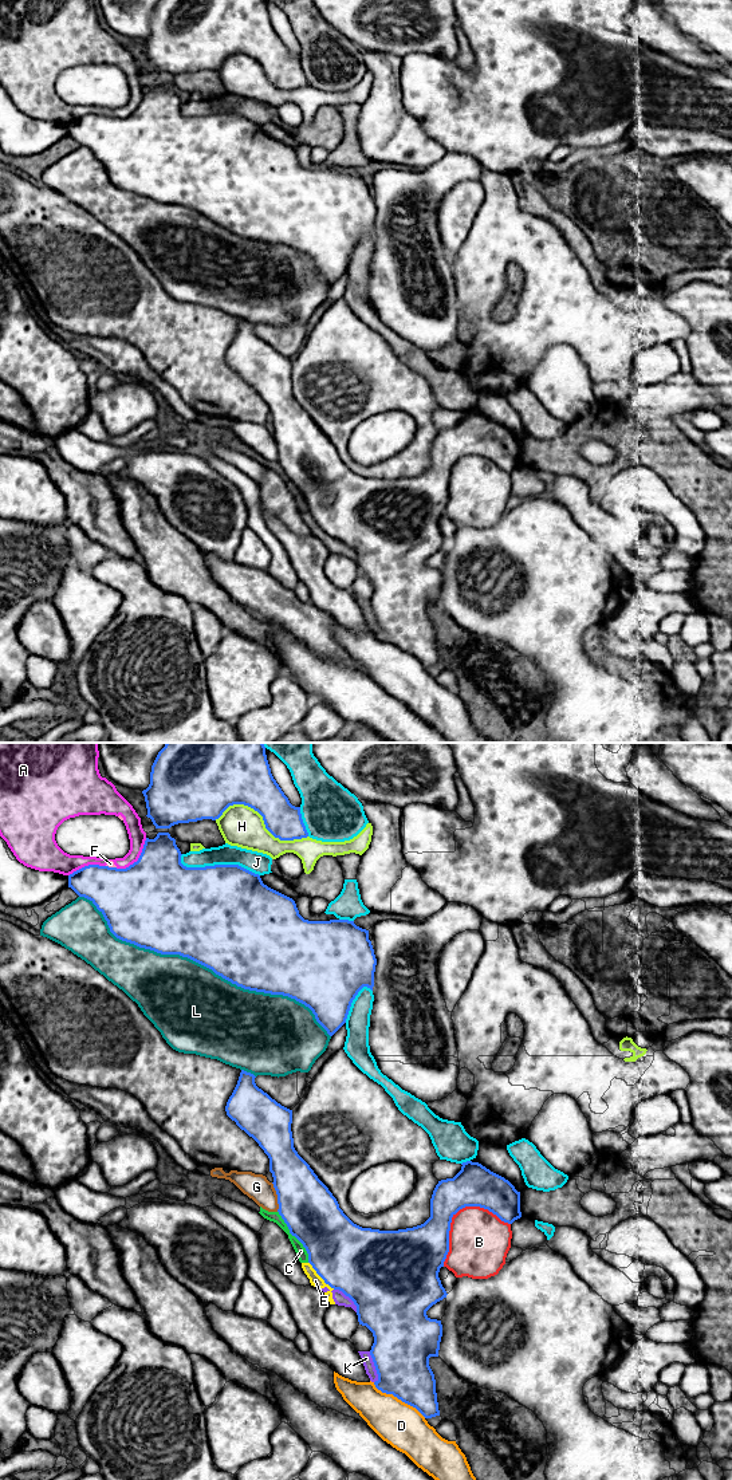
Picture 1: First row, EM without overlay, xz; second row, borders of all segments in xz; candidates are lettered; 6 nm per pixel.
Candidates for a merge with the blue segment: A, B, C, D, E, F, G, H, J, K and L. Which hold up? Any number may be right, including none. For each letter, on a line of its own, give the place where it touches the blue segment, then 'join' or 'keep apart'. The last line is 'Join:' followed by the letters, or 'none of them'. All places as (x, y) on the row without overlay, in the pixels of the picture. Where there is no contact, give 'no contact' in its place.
A: xz (138, 109) | keep apart
B: xz (456, 461) | keep apart
C: xz (294, 484) | keep apart
D: xz (398, 648) | keep apart
E: xz (319, 524) | keep apart
F: xz (111, 117) | keep apart
G: xz (278, 447) | keep apart
H: xz (263, 69) | keep apart
J: xz (217, 114) | keep apart
K: xz (376, 617) | keep apart
L: xz (204, 215) | keep apart
Join: none of them

